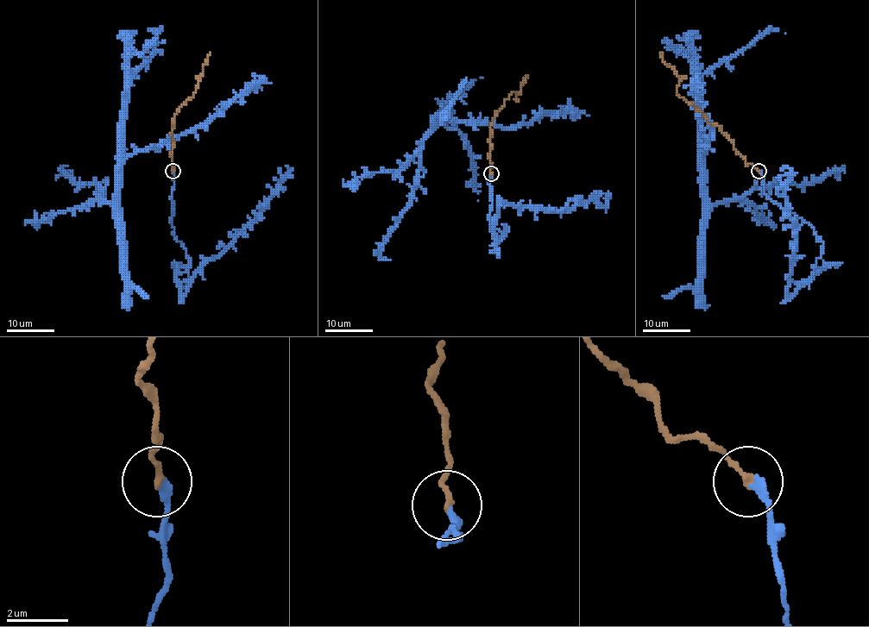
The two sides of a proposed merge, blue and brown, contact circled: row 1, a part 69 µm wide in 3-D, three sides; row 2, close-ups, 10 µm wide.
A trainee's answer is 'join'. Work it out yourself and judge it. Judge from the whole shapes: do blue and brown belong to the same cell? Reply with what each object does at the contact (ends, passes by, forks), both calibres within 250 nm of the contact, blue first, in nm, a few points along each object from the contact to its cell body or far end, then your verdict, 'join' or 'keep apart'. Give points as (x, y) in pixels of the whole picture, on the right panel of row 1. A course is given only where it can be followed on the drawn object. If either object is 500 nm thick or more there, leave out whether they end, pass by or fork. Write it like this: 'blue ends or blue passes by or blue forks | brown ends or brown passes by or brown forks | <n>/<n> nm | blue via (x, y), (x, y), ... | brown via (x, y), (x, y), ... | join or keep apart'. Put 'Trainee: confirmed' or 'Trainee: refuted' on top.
Trainee: confirmed
blue ends | brown ends | 280/200 nm | blue via (758, 171), (765, 195), (822, 243), (815, 265), (825, 266), (790, 297), (794, 224), (790, 176), (783, 169) | brown via (758, 171), (735, 151), (733, 142), (717, 125), (708, 122), (677, 94), (678, 77), (662, 53) | join

